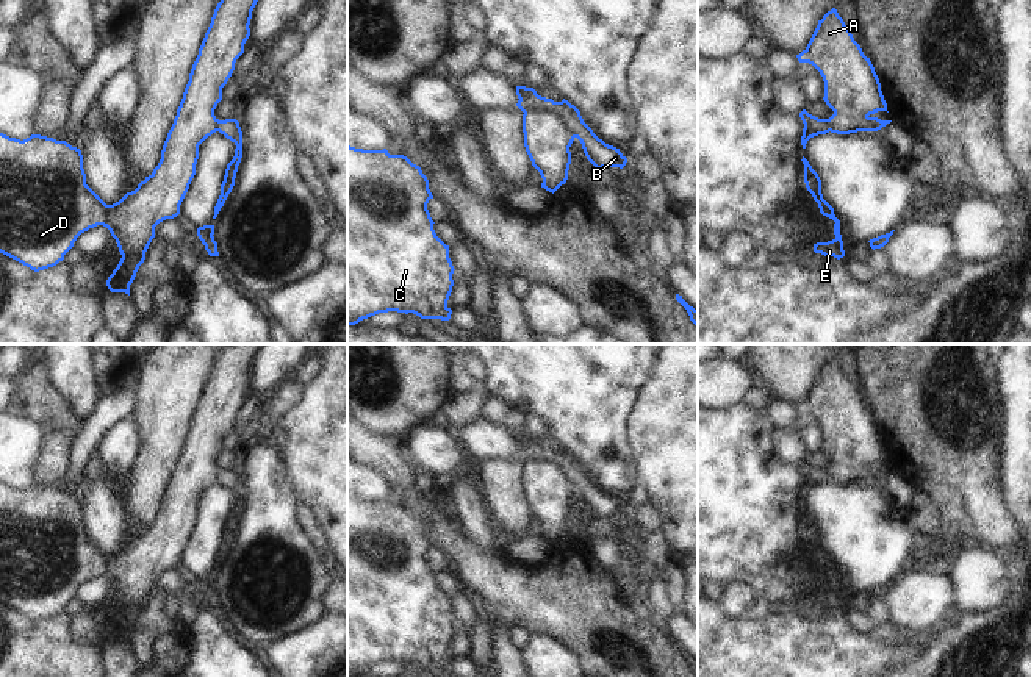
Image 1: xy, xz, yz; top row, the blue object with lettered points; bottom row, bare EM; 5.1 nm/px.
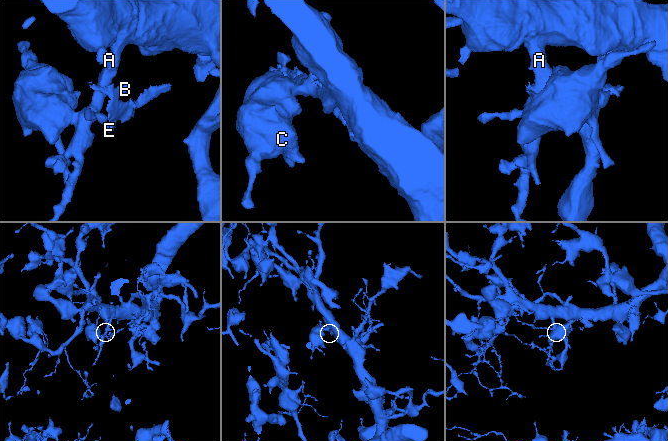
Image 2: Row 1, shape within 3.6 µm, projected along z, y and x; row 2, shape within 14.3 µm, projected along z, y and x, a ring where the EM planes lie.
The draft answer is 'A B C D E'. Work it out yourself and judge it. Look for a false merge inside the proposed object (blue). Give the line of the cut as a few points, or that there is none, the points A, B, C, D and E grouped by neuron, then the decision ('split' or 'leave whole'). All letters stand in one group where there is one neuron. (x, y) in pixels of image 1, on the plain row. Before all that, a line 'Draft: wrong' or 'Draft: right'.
Draft: wrong
cut in xz along (524, 462), (553, 463), (574, 487); A C D / B E; split

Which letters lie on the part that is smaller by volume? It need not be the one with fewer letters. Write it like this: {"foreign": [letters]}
{"foreign": ["B", "E"]}

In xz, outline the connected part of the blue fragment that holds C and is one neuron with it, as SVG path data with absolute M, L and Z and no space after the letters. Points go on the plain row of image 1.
M347 496L347 675L379 663L413 663L421 669L449 671L454 616L446 596L433 580L427 560L433 549L421 518L404 505L383 500L363 500Z

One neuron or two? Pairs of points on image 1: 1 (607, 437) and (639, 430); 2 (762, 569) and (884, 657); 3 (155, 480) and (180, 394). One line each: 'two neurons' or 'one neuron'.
1: two neurons
2: two neurons
3: one neuron

